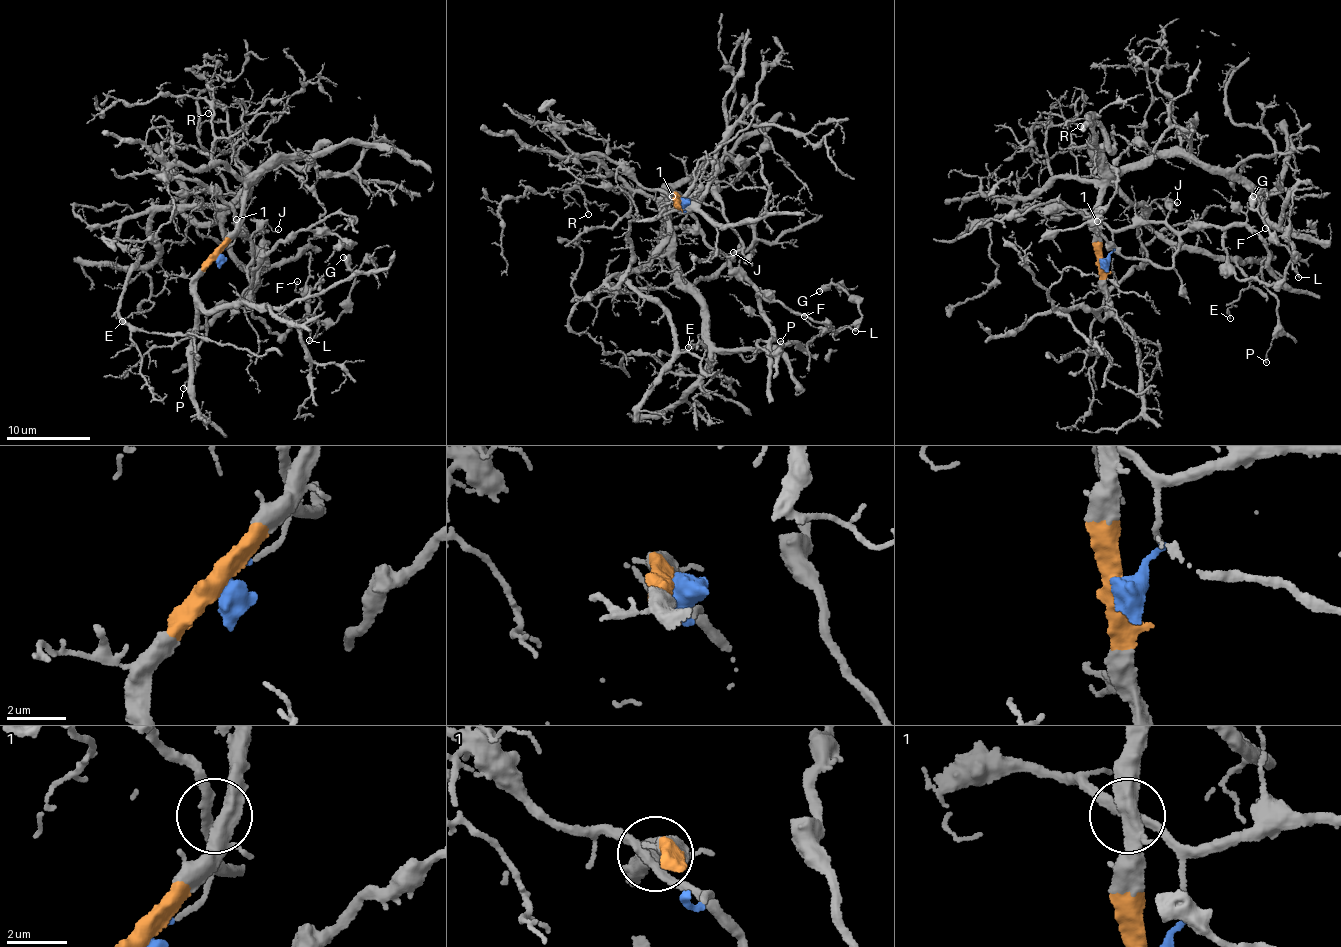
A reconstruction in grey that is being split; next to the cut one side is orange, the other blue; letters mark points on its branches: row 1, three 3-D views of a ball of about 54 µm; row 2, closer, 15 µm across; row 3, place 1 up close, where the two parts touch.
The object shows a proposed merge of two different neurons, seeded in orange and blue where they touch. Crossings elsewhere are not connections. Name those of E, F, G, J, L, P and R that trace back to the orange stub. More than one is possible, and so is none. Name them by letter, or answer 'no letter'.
E, R

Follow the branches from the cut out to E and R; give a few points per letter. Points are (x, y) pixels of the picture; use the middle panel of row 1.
E: (679, 201), (663, 202), (662, 248), (626, 279), (671, 321), (674, 347), (702, 357), (704, 344), (687, 346)
R: (679, 201), (676, 195), (663, 201), (610, 174), (597, 175), (579, 182), (588, 213)

